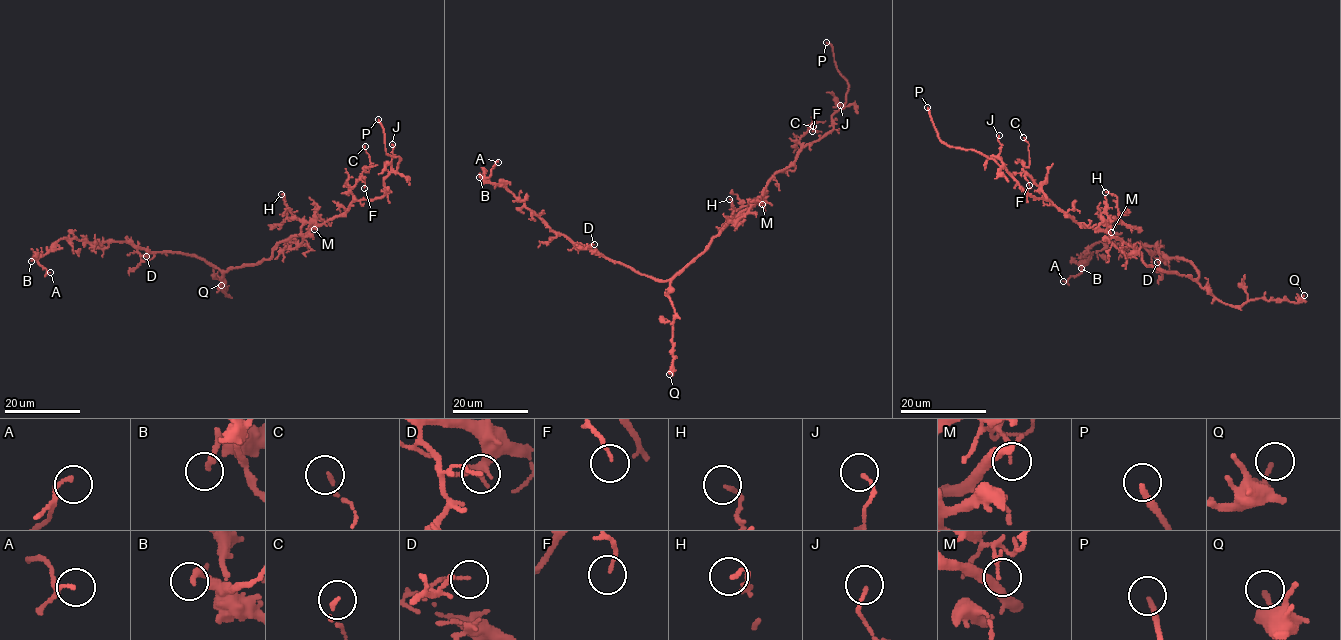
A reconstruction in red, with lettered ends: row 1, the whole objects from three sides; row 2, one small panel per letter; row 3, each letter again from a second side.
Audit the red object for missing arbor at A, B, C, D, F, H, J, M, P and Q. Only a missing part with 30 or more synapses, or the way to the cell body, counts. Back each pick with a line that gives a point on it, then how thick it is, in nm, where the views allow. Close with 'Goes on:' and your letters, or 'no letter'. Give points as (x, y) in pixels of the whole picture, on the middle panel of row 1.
P: at (826, 42); 240 nm thick
Goes on: P

